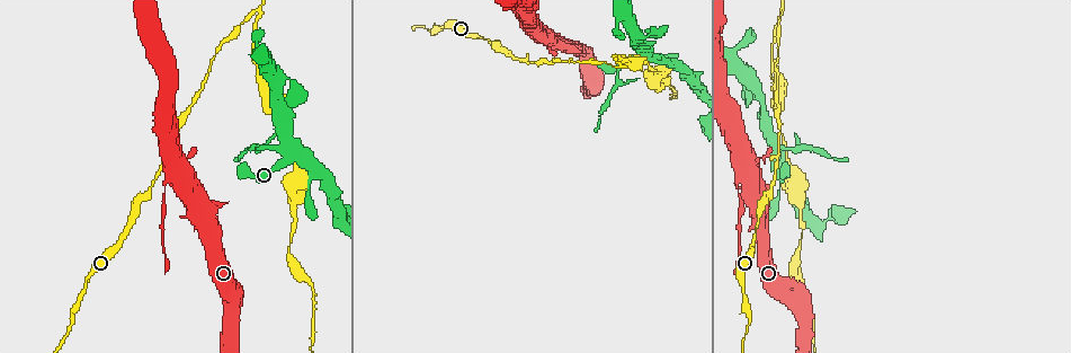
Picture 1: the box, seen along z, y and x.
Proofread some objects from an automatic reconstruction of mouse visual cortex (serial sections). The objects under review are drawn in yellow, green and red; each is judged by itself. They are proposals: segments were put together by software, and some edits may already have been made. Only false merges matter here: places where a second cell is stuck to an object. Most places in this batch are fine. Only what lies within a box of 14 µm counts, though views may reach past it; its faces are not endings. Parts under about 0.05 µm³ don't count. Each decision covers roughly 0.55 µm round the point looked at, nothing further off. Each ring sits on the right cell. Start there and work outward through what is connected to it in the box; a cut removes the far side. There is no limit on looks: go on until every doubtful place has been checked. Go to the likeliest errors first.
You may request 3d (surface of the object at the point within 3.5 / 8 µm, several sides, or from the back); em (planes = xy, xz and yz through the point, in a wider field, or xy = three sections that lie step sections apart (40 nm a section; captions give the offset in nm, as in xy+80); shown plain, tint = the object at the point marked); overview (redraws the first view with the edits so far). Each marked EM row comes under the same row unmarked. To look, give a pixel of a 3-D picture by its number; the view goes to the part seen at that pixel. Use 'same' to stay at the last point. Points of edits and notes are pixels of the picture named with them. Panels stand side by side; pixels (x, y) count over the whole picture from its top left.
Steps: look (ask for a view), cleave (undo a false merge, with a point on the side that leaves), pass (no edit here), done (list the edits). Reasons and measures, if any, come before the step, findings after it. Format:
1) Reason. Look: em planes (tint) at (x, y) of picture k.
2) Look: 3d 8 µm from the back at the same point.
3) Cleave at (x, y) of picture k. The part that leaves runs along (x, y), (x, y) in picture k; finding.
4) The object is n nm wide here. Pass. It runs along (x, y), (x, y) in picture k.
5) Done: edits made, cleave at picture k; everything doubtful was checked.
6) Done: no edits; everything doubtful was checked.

Look: 3d 3.5 µm at (255, 10) of picture 1.

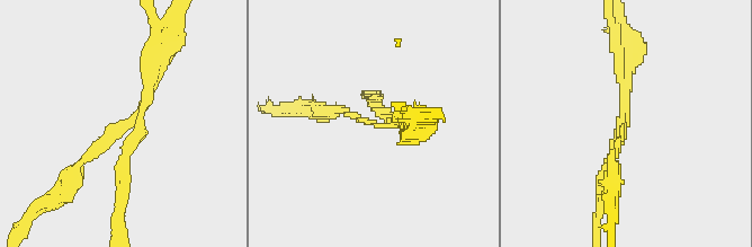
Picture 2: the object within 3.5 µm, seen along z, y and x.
Now the EM. Look: em xy step 5 (tint) at (128, 129) of picture 2.

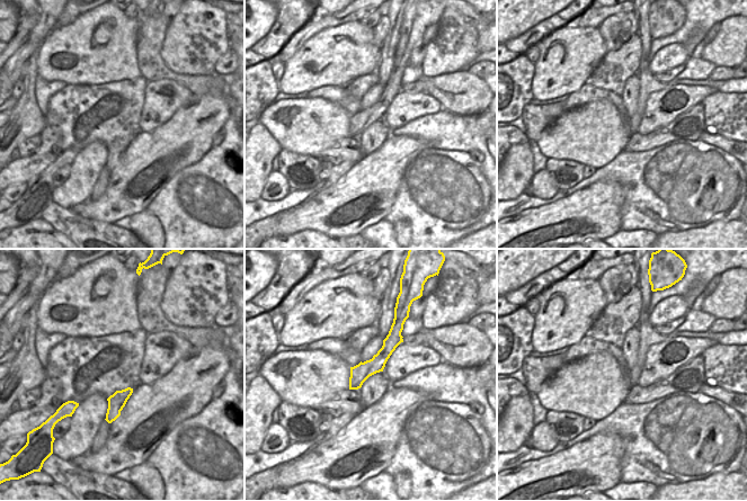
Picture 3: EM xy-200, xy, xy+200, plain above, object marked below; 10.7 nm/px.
Cleave at (612, 49) of picture 2. The part that leaves runs along (134, 128), (121, 231) in picture 2; two cells meet here.

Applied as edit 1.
Abrupt turn. Look: 3d 3.5 µm from the back at (747, 187) of picture 1.

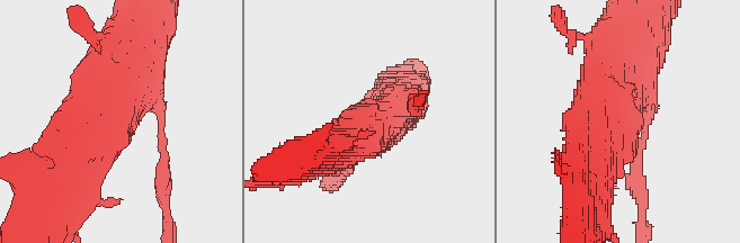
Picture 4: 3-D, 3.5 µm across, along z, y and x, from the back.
Pass. It runs along (68, 182), (130, 51) in picture 4; continuous, no second cell.

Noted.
Four or more arms meet. Look: 3d 8 µm from the back at (774, 151) of picture 1.

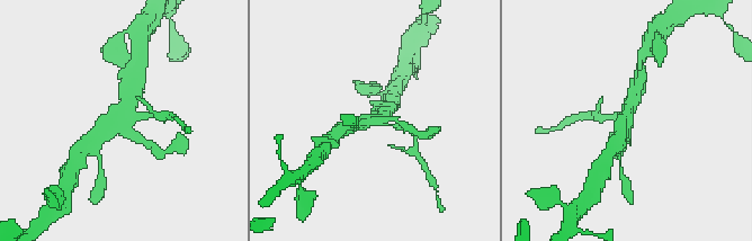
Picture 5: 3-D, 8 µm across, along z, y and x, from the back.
Zoom in. Look: 3d 3.5 µm at (627, 127) of picture 5.

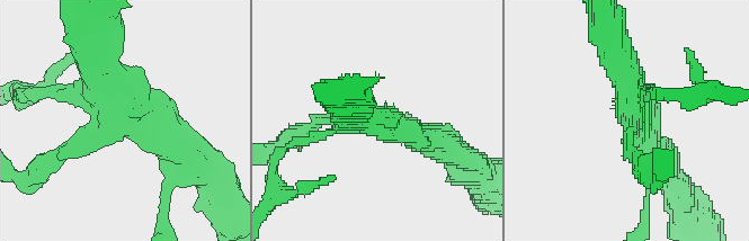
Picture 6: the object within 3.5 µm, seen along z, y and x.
Look: em planes (tint) at (113, 113) of picture 6.

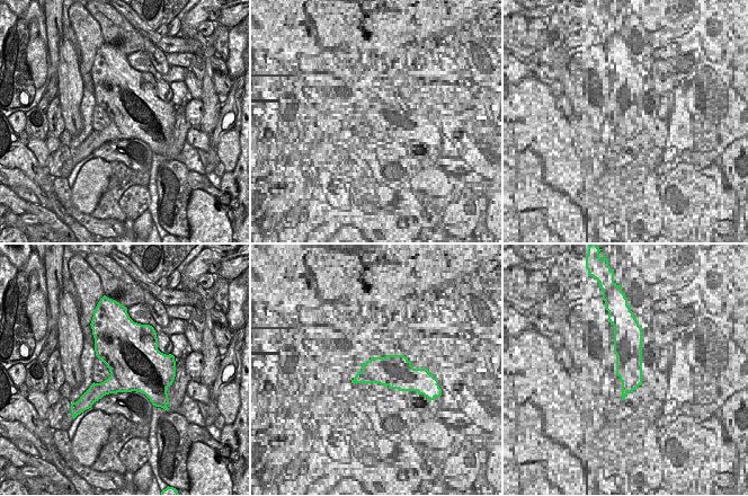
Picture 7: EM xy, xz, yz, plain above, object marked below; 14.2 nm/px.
Pass. It runs along (54, 159), (113, 114), (96, 45) in picture 6; one cell here.

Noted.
Narrows sharply. Look: 3d 3.5 µm at (780, 148) of picture 1.

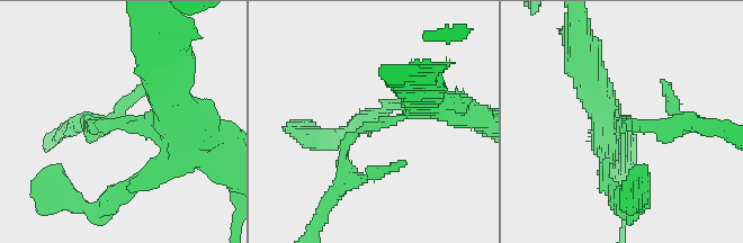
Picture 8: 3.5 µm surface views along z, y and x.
The arms are 200, 250 nm wide; now the EM. Look: em planes (tint) at (360, 128) of picture 8.

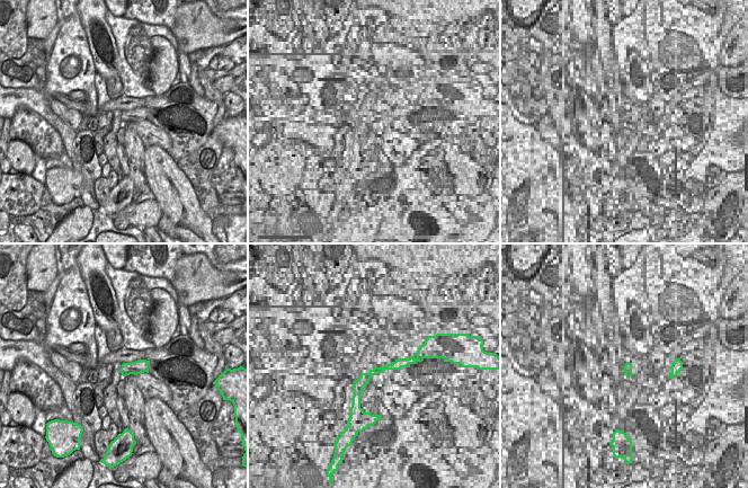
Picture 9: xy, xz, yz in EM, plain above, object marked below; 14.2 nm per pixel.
Cut it another way. Look: em xy step 1 (tint) at the same point.

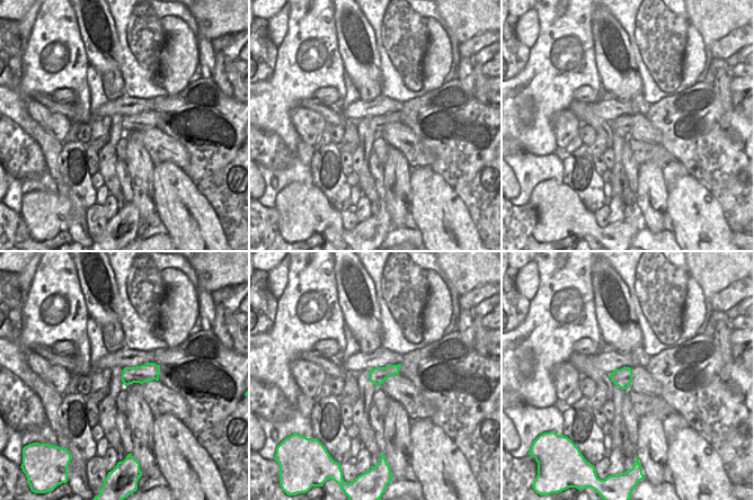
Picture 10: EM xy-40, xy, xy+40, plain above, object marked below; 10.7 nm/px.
Pass. It runs along (432, 104), (356, 132), (336, 192) in picture 8; one cell here.

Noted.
Done: edits made, cleave at picture 2; everything doubtful was checked.

